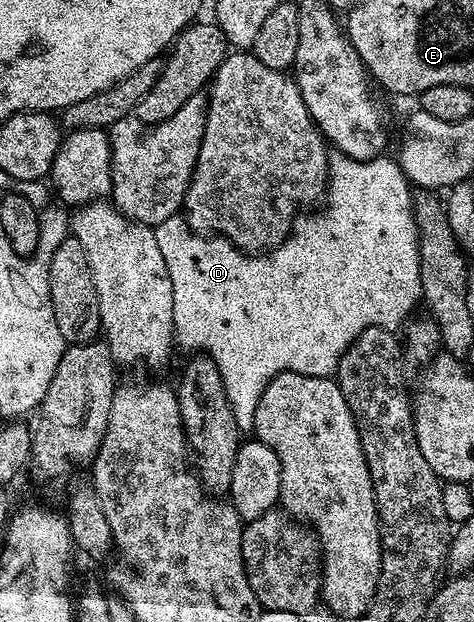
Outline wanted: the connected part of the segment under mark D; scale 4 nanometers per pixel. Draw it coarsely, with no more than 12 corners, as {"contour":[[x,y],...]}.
{"contour":[[336,155],[266,254],[154,225],[176,345],[240,433],[420,307],[398,159]]}

